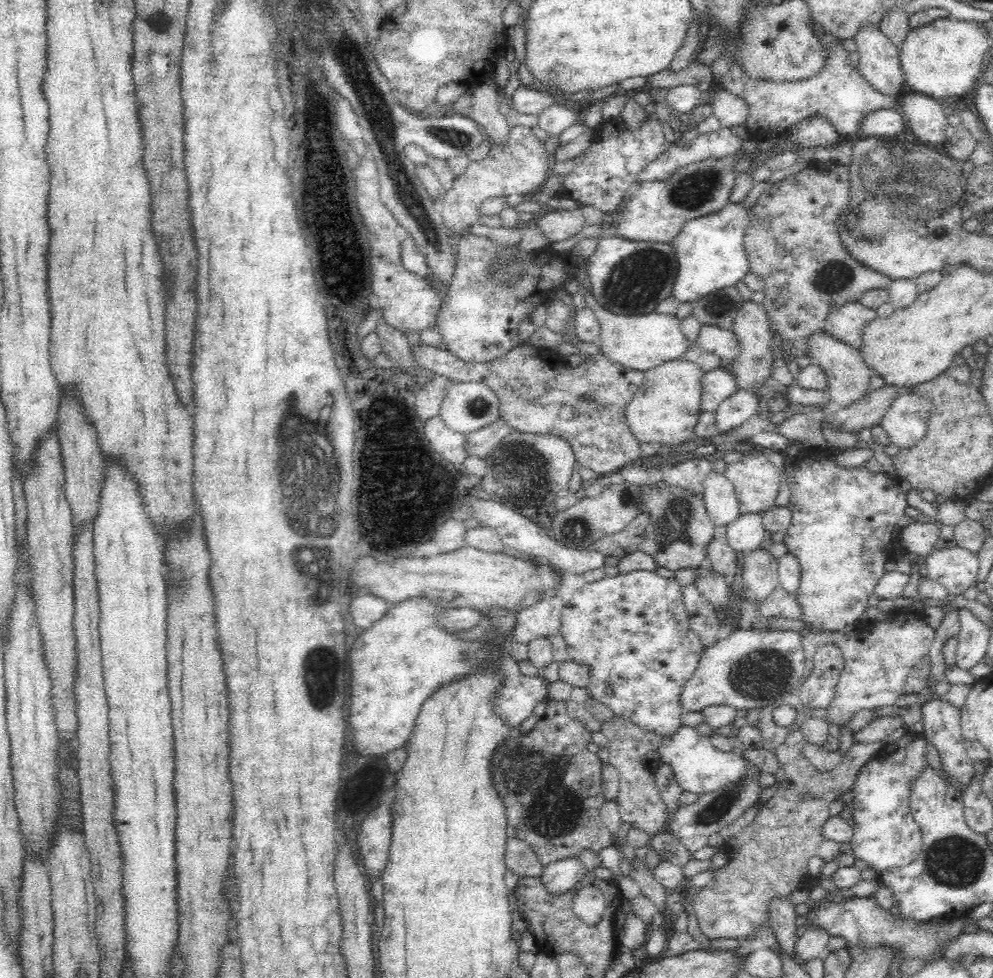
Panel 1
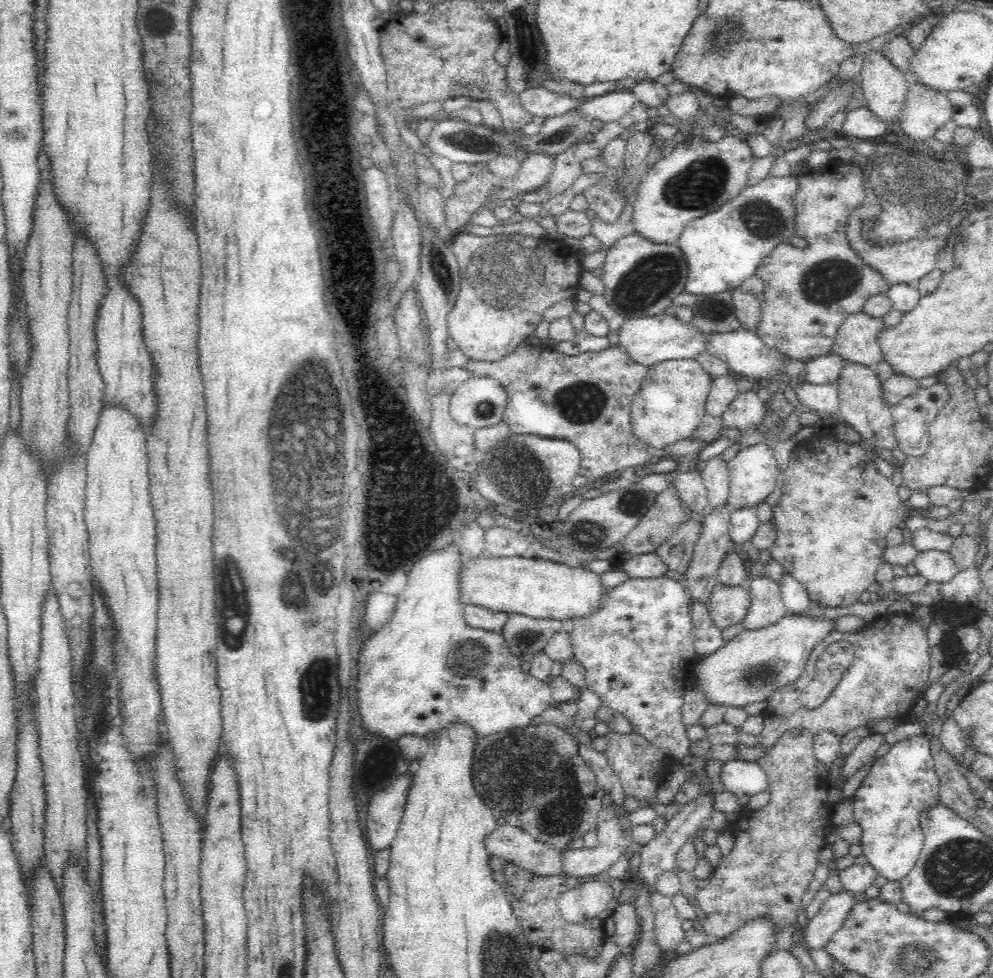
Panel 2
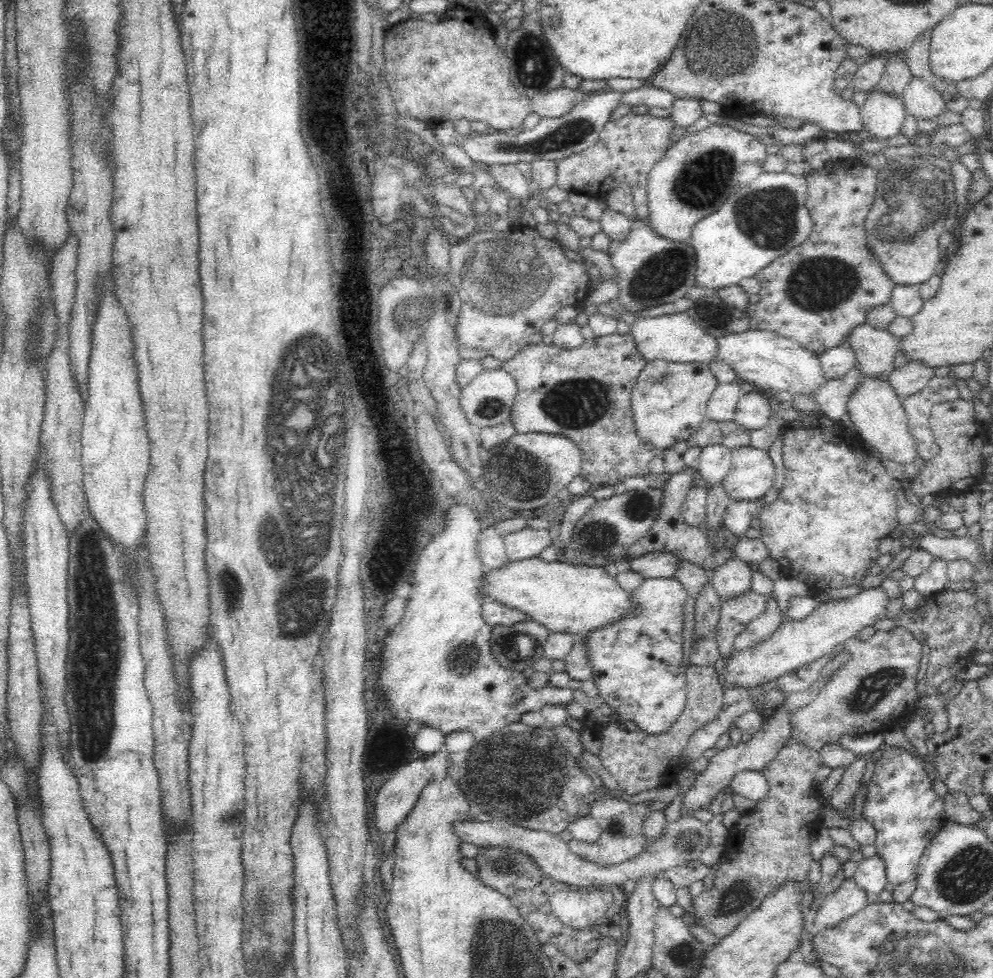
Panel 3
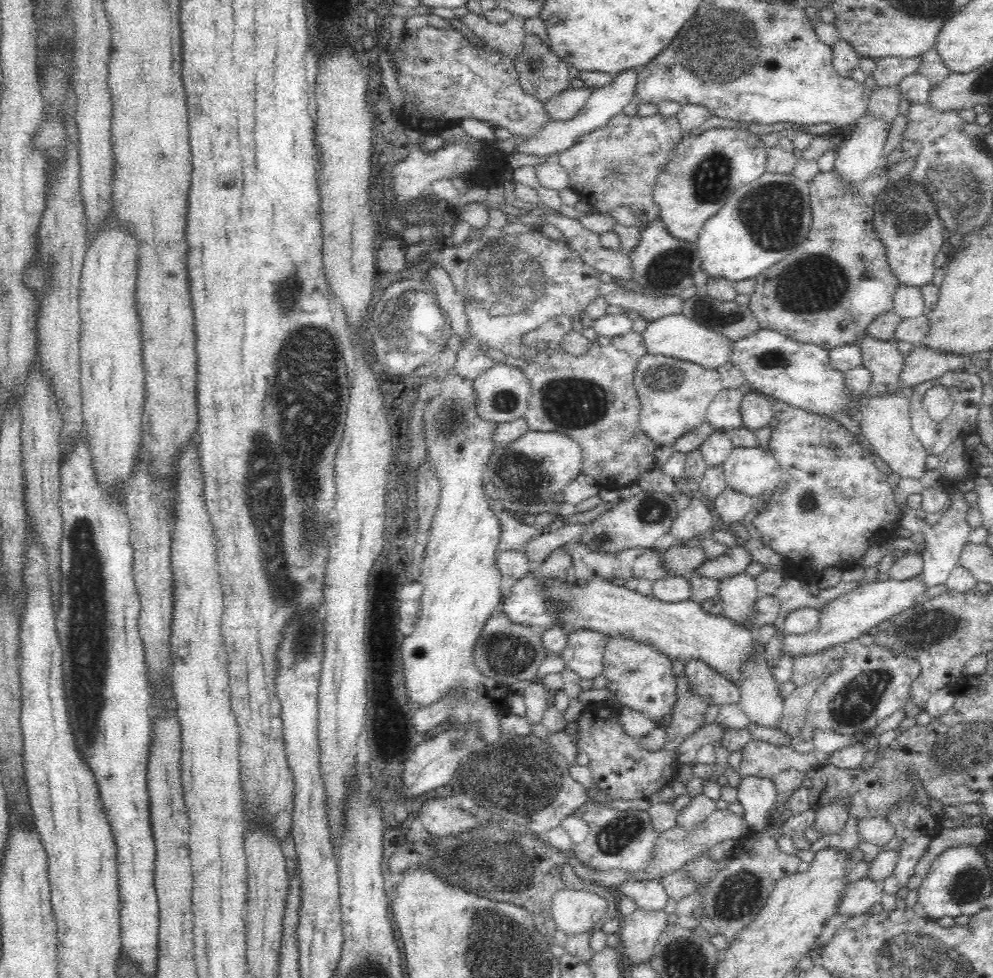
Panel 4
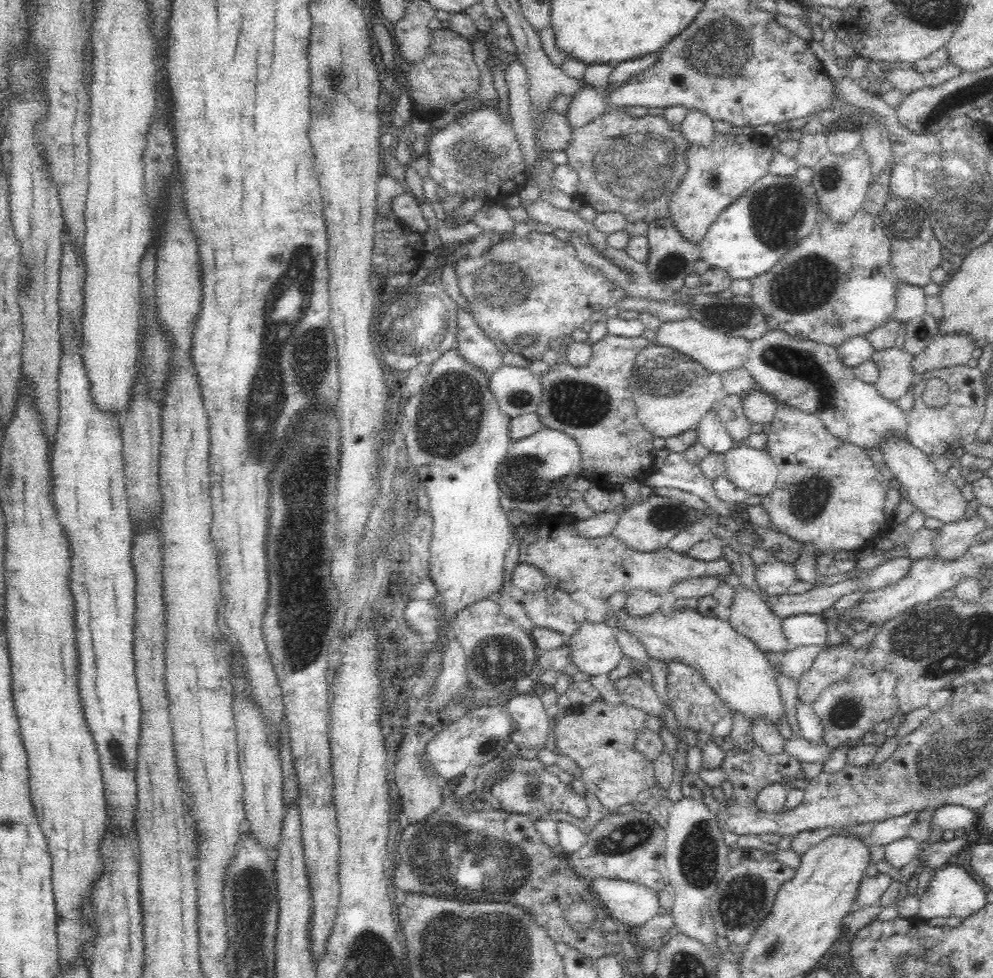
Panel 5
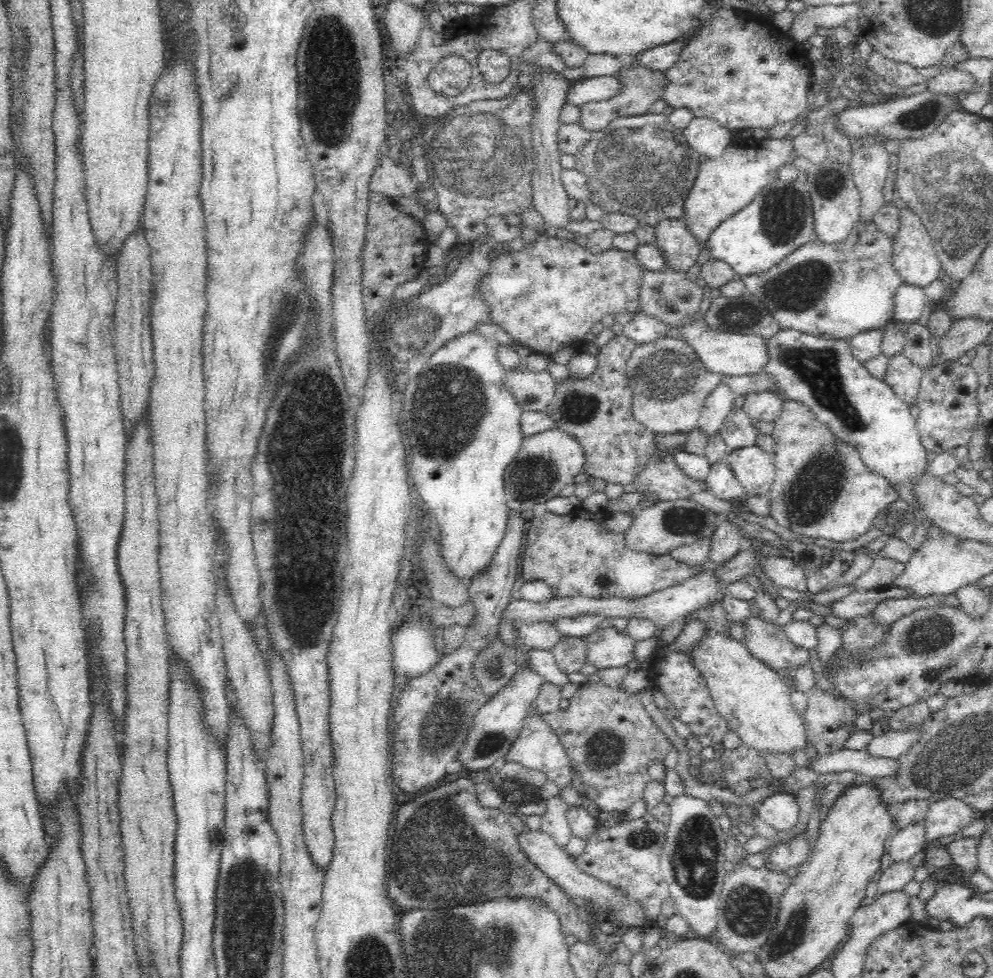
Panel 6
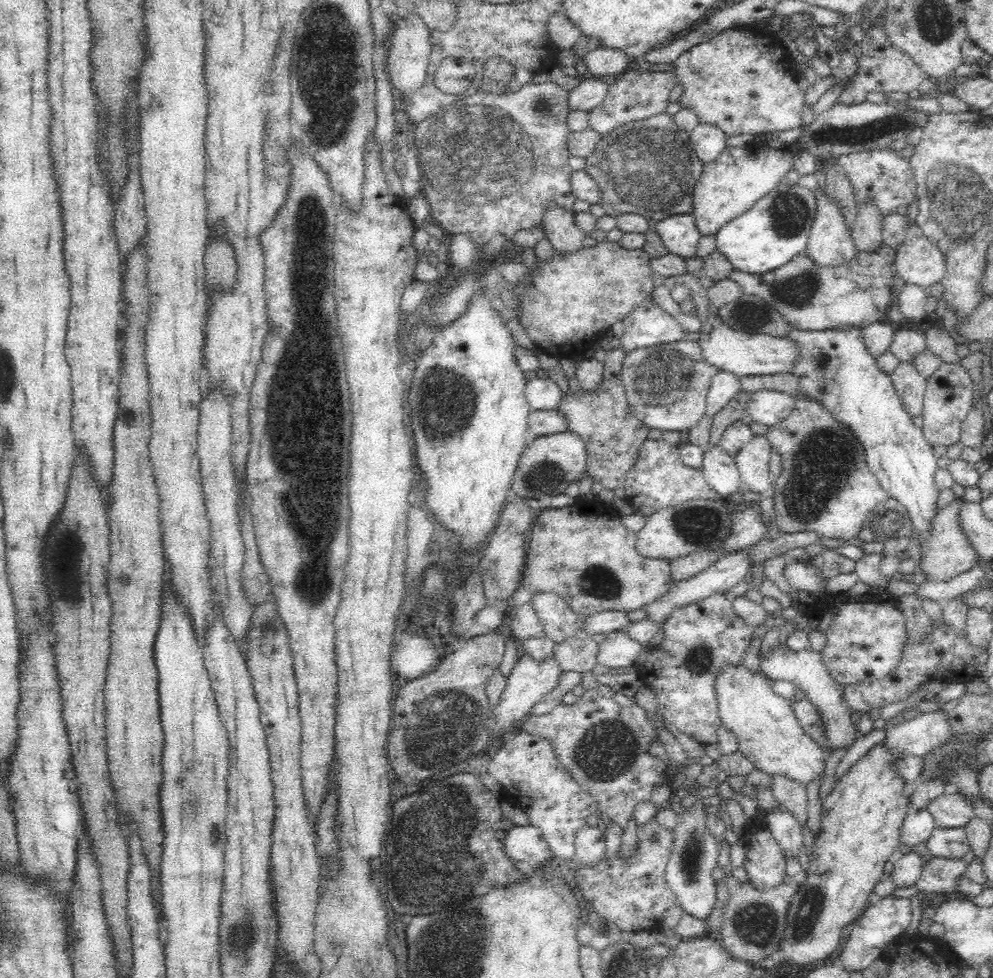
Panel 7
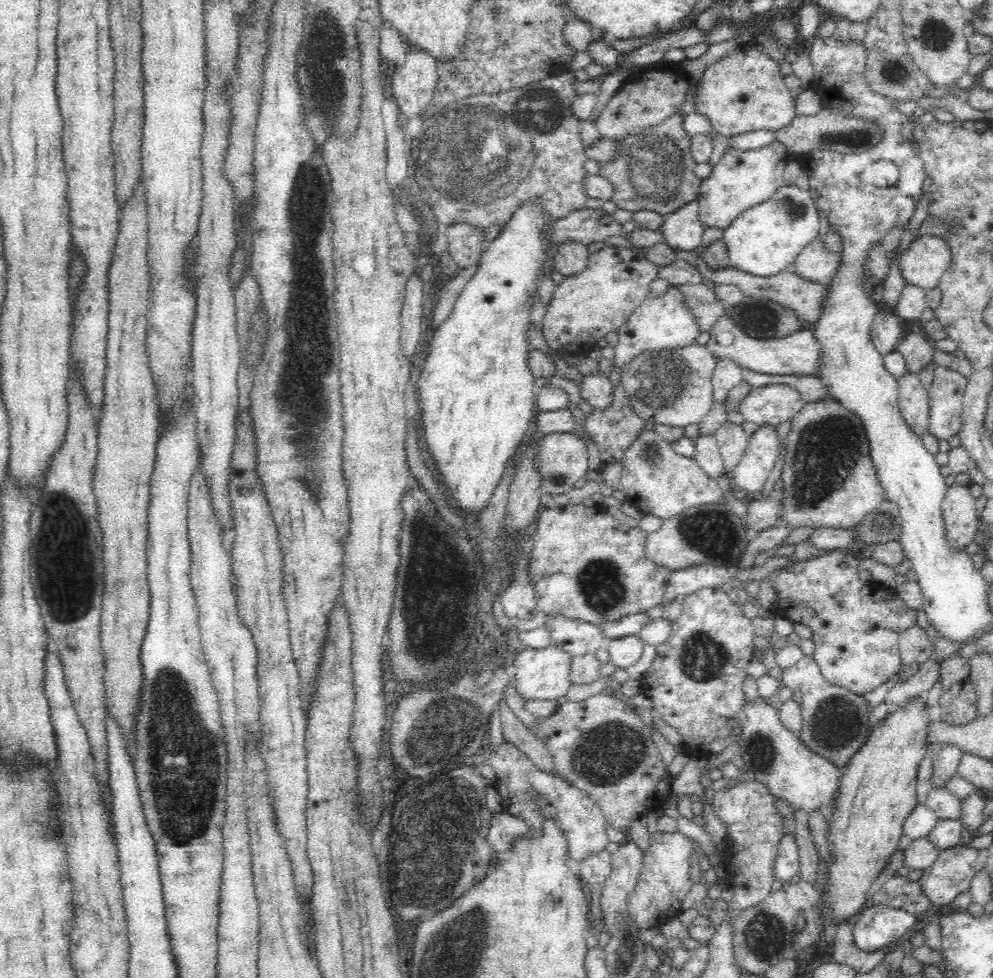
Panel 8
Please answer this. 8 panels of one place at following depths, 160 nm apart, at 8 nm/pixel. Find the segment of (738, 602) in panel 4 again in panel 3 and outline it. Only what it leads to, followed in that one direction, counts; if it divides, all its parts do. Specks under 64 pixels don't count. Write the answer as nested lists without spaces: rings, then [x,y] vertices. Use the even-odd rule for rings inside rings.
[[[732,558],[712,572],[710,583],[721,602],[730,602],[752,591],[752,575],[753,572],[747,564]]]

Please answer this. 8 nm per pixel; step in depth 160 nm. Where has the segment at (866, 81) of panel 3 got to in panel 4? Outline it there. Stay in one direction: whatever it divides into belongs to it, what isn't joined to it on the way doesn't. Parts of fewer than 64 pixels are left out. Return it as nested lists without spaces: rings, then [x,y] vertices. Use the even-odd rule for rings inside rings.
[[[922,55],[910,58],[885,56],[875,59],[876,68],[871,76],[875,78],[877,87],[892,88],[902,78],[917,73],[922,59]]]

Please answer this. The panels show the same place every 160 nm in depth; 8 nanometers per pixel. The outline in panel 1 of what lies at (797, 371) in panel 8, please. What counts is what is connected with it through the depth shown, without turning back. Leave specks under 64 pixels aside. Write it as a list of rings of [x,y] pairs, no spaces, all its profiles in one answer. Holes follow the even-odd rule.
[[[590,291],[585,294],[585,301],[600,323],[600,338],[597,341],[600,353],[622,366],[645,371],[672,360],[684,359],[684,354],[696,346],[696,341],[686,339],[680,329],[679,320],[674,315],[656,311],[630,316],[614,314],[602,307]]]

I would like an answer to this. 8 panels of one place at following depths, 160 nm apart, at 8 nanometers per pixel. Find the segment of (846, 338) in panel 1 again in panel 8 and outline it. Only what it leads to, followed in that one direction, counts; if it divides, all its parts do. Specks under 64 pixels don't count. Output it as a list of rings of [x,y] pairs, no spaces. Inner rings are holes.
[[[908,371],[897,379],[898,409],[914,434],[922,438],[929,432],[929,396],[919,375]]]

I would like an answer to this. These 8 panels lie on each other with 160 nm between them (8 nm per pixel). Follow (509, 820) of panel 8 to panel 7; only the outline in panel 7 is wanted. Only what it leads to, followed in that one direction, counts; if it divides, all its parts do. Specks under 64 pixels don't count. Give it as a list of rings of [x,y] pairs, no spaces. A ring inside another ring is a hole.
[[[512,824],[512,829],[504,837],[504,853],[513,861],[524,860],[532,868],[542,868],[553,854],[541,831],[534,825]]]

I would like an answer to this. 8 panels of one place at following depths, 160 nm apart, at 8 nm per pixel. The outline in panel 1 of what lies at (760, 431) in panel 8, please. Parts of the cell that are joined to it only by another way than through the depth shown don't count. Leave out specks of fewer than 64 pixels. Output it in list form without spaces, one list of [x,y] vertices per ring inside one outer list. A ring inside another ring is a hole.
[[[767,450],[761,452],[750,452],[744,454],[737,462],[731,462],[725,466],[725,475],[735,486],[738,497],[738,508],[740,514],[746,512],[762,513],[774,506],[774,498],[778,494],[778,488],[783,482],[781,472],[768,458]]]

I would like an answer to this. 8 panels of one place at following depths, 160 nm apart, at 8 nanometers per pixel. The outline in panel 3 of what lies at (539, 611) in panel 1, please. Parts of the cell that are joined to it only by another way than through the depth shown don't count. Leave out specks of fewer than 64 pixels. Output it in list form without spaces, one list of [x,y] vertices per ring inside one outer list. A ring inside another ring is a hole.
[[[531,619],[511,626],[495,625],[490,634],[490,653],[500,667],[522,673],[526,666],[532,666],[534,660],[544,657],[543,646],[550,633],[542,624]]]

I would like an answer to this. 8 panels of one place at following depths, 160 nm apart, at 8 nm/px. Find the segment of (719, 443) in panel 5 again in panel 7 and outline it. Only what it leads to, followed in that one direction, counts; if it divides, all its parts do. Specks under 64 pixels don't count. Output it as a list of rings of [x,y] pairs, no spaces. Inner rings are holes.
[[[719,370],[716,376],[713,376],[706,399],[706,412],[714,416],[720,411],[736,392],[741,390],[740,376],[725,370]]]

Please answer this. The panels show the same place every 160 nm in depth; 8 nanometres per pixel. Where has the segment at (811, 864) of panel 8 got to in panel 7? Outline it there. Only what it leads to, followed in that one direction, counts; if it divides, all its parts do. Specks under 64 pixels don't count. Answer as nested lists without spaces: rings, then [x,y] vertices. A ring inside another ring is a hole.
[[[774,775],[771,788],[780,809],[790,812],[792,817],[798,819],[800,830],[805,829],[808,820],[806,787],[784,775]]]

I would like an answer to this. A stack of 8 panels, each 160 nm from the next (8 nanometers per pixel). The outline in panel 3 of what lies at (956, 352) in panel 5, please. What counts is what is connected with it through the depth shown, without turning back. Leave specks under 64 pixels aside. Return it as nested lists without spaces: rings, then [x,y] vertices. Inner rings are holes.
[[[908,360],[896,367],[888,376],[888,381],[896,394],[903,401],[908,396],[920,392],[928,381],[935,376],[935,369],[918,361]]]

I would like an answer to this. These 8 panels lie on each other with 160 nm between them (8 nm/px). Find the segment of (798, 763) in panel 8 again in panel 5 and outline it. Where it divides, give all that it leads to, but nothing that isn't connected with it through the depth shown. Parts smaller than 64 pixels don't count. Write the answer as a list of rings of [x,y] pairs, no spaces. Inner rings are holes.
[[[623,608],[615,615],[614,624],[616,621],[620,629],[632,632],[640,640],[650,658],[665,662],[677,660],[699,672],[734,716],[743,716],[750,724],[756,719],[766,719],[776,727],[786,717],[784,702],[776,683],[777,669],[770,665],[762,651],[735,632],[721,615],[703,616],[692,608],[667,614],[659,609],[654,616],[633,620]]]

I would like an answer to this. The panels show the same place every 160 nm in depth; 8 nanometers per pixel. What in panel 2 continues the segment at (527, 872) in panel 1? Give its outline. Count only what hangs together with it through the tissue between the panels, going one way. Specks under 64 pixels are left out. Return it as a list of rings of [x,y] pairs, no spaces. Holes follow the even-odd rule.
[[[505,823],[484,837],[488,854],[509,860],[538,876],[563,877],[564,850],[540,842],[522,828]]]

